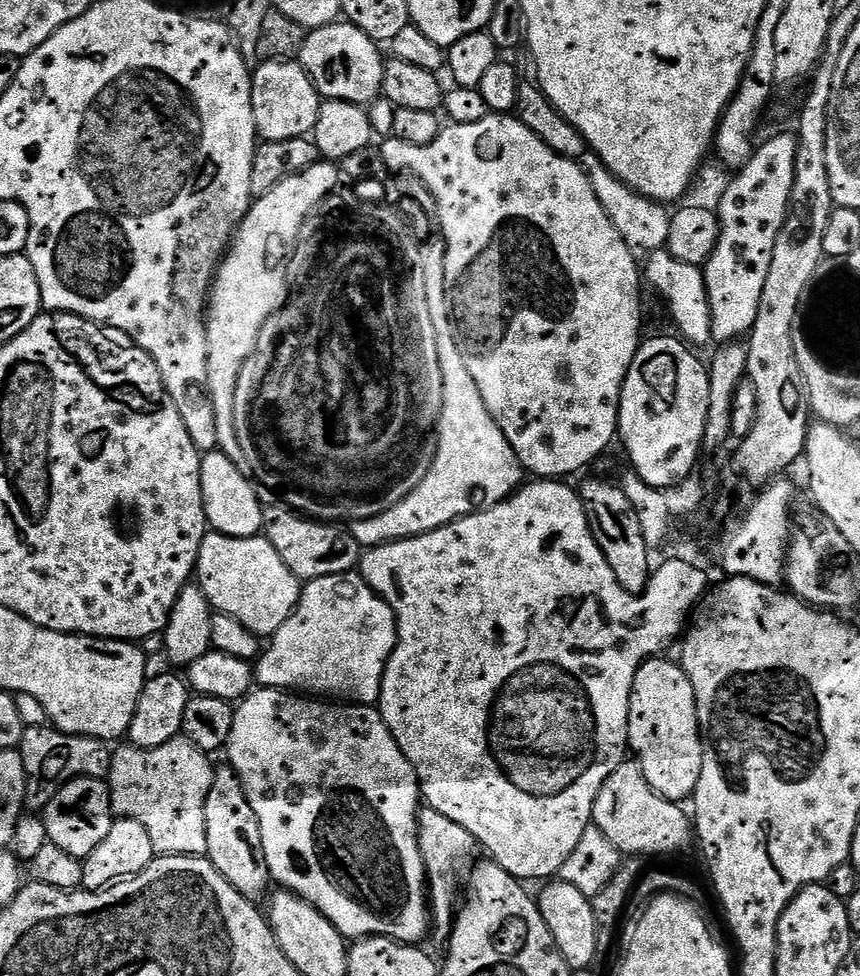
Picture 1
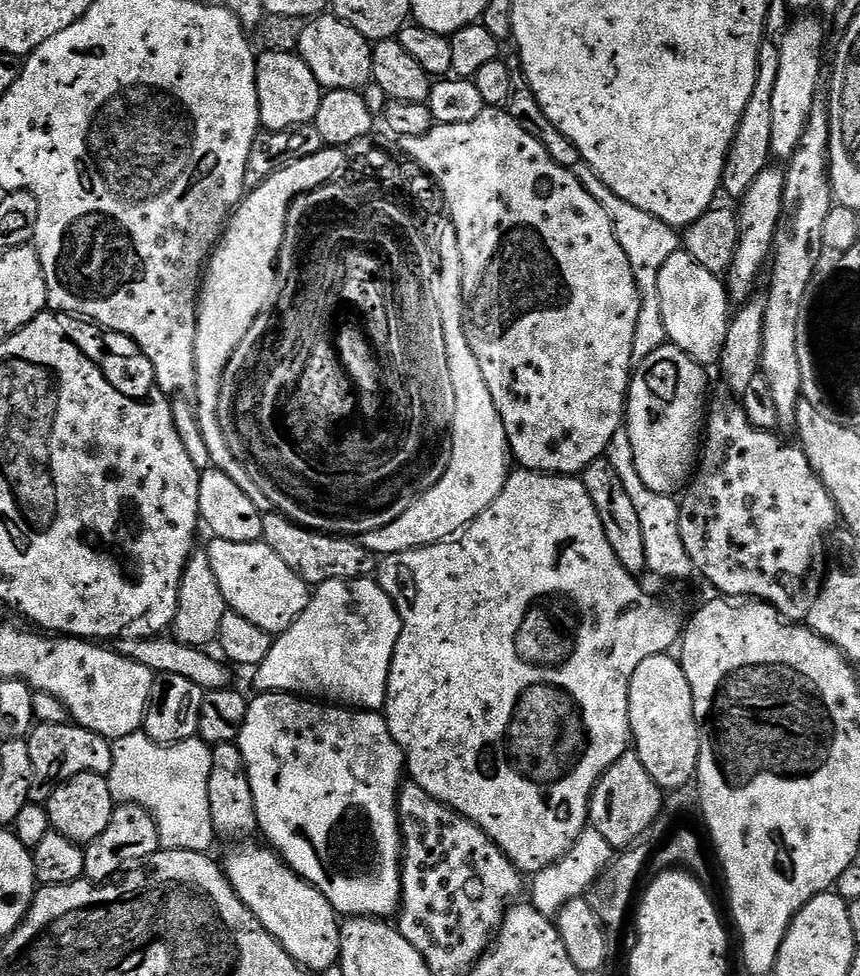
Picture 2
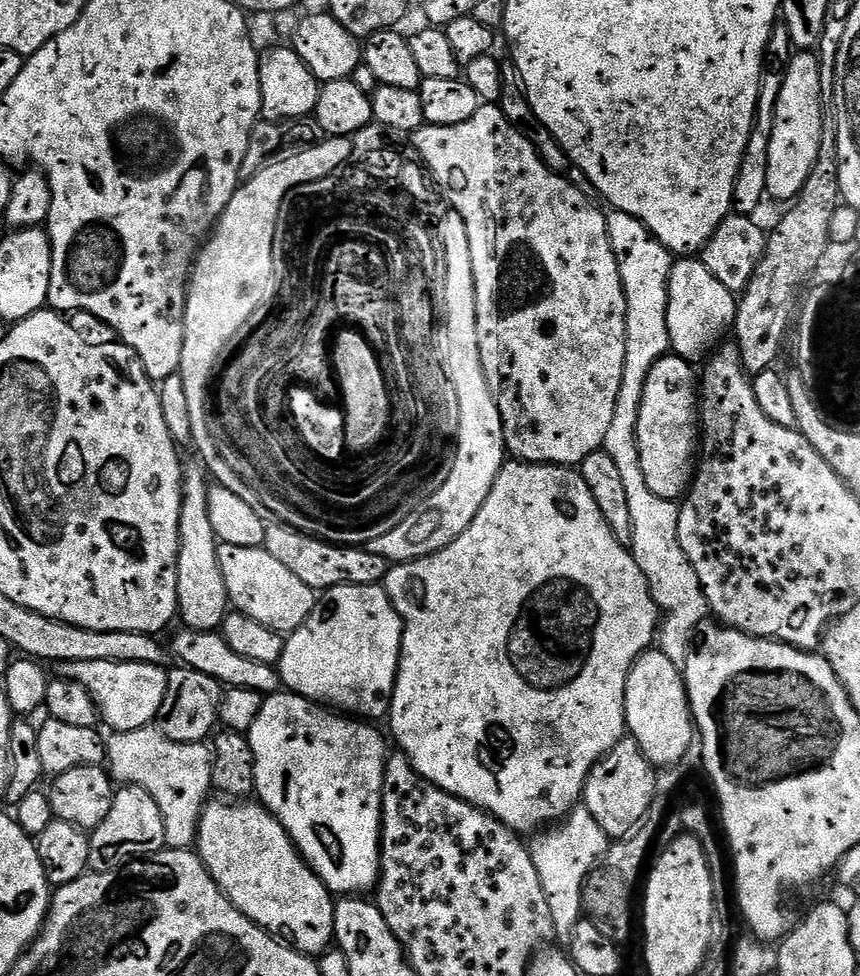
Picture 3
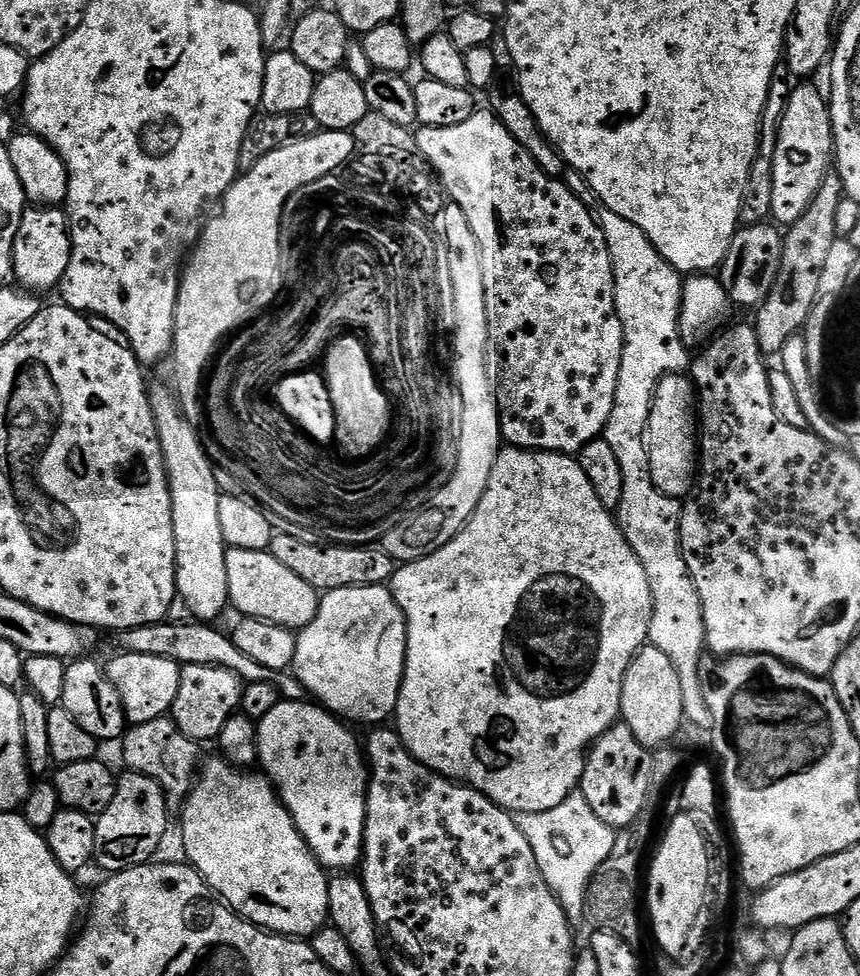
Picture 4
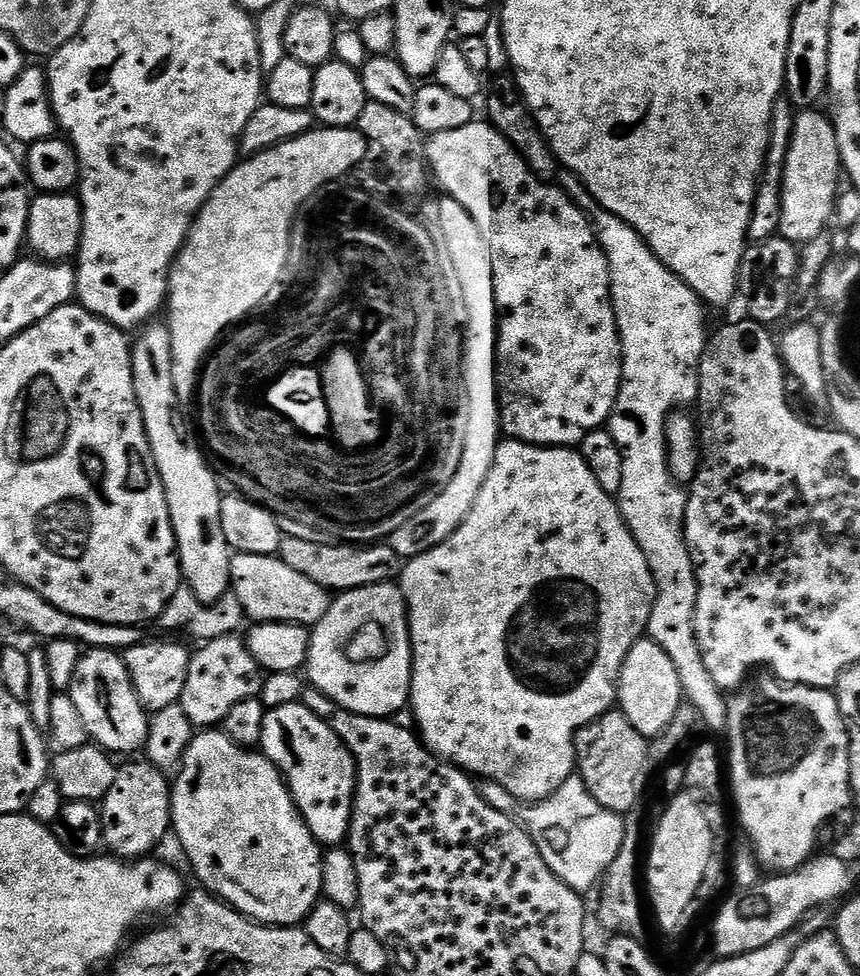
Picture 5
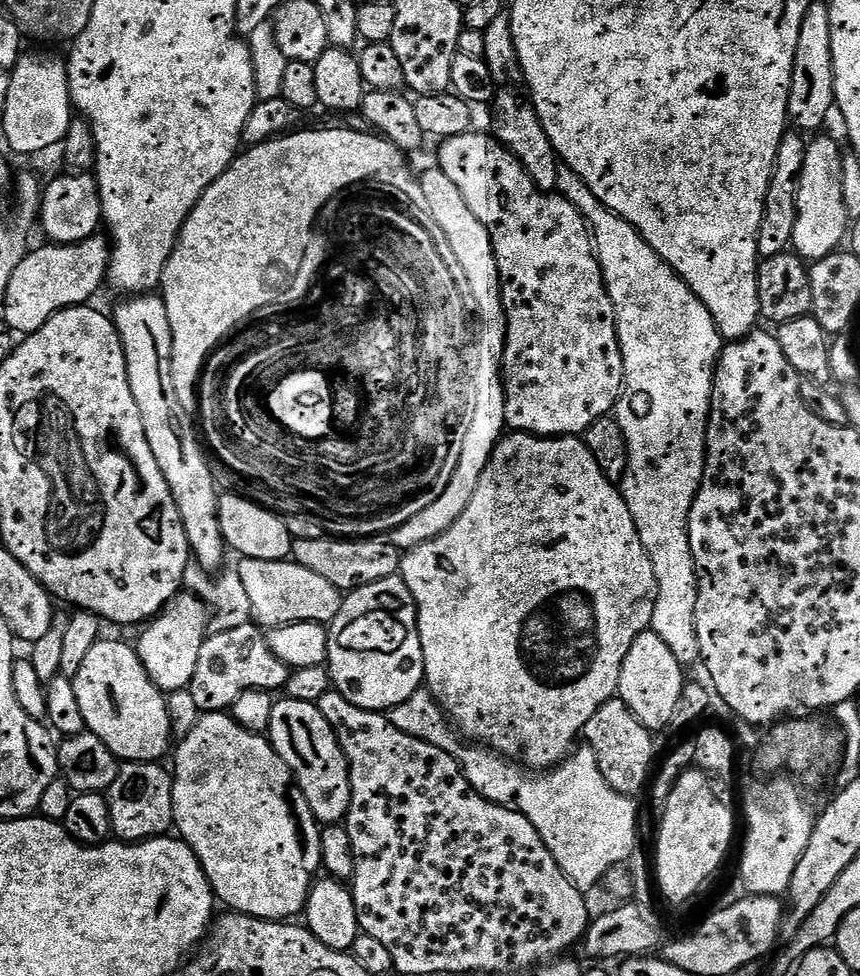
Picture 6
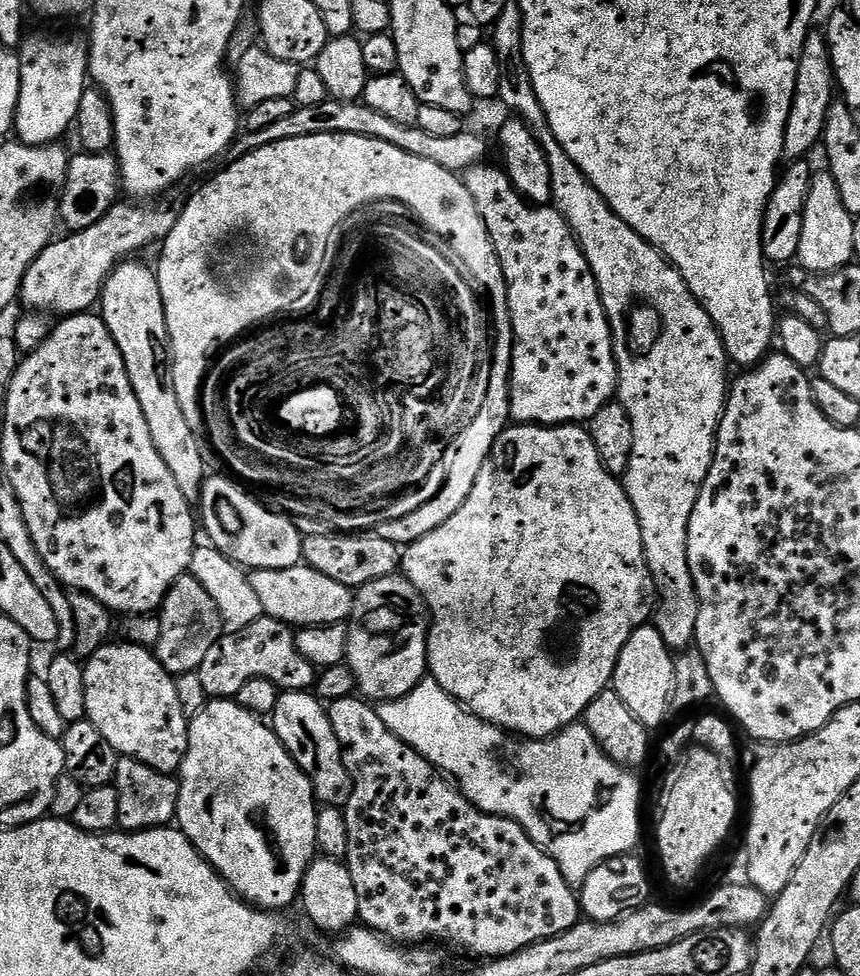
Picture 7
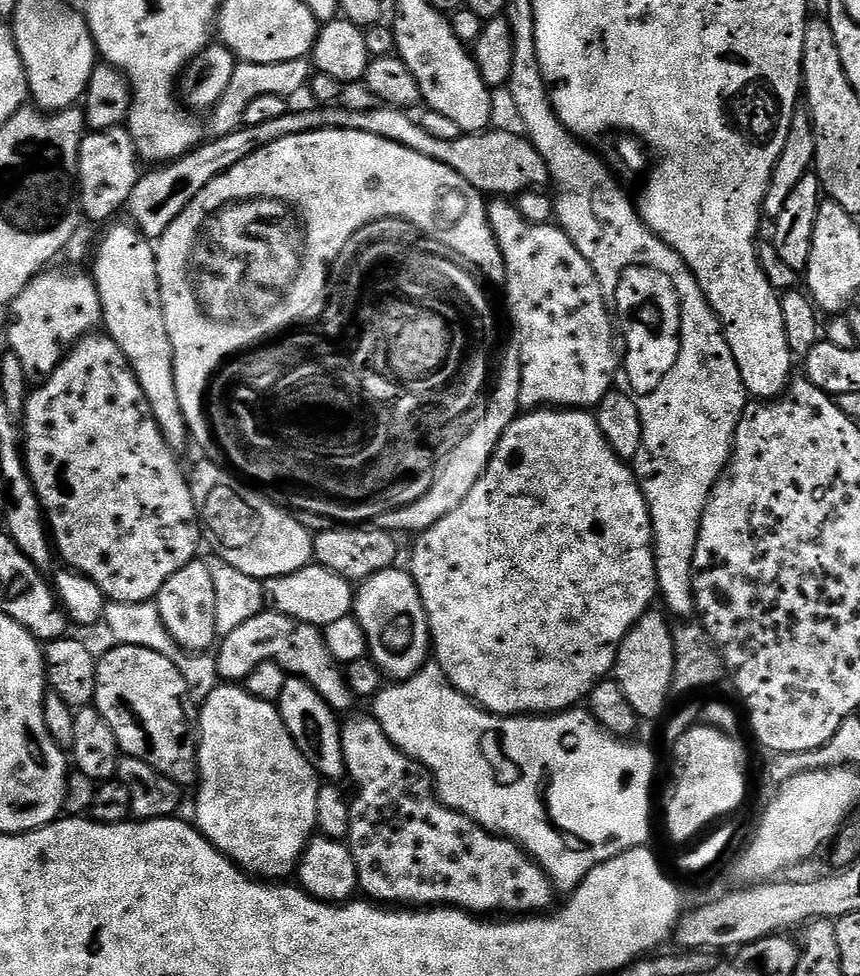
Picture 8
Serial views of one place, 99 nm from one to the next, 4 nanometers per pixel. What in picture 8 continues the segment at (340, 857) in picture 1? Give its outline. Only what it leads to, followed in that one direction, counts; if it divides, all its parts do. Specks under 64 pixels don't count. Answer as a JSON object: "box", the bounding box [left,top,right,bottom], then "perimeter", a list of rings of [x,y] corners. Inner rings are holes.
{"box":[278,678,345,782],"perimeter":[[[289,678],[286,682],[286,690],[282,690],[282,698],[278,701],[280,717],[290,730],[290,738],[306,754],[306,762],[314,766],[317,776],[328,782],[340,782],[345,779],[344,755],[342,754],[342,738],[340,737],[341,721],[337,713],[304,680]]]}

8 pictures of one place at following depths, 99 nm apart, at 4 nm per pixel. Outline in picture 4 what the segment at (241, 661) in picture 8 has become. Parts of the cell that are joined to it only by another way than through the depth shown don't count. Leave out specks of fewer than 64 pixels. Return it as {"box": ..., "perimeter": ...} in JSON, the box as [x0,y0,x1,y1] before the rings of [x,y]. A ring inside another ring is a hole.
{"box":[170,665,244,742],"perimeter":[[[183,665],[178,682],[178,698],[174,698],[170,719],[193,742],[215,741],[222,726],[226,726],[231,716],[237,715],[244,686],[238,674],[220,665]]]}

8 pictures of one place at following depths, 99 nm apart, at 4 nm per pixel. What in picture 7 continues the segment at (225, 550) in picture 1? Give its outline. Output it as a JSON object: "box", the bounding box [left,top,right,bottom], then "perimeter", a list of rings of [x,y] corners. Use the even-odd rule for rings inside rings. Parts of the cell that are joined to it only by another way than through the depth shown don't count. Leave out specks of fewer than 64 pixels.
{"box":[250,566,353,628],"perimeter":[[[307,566],[294,568],[258,568],[250,579],[258,599],[262,604],[263,615],[280,620],[289,626],[310,628],[318,624],[344,624],[352,615],[353,589],[318,574],[318,570]]]}

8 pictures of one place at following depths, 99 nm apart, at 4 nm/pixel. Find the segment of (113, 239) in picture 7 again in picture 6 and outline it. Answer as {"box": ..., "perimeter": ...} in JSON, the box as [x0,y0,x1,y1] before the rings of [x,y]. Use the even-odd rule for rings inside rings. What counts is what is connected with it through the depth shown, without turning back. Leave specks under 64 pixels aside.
{"box":[2,234,112,334],"perimeter":[[[97,234],[86,238],[81,244],[52,244],[48,248],[33,247],[27,256],[18,262],[18,270],[14,270],[10,278],[10,286],[6,286],[6,298],[2,302],[2,319],[11,326],[13,333],[31,334],[37,332],[53,314],[64,308],[84,306],[101,287],[105,287],[108,278],[108,260],[112,256],[110,240],[107,235]]]}

